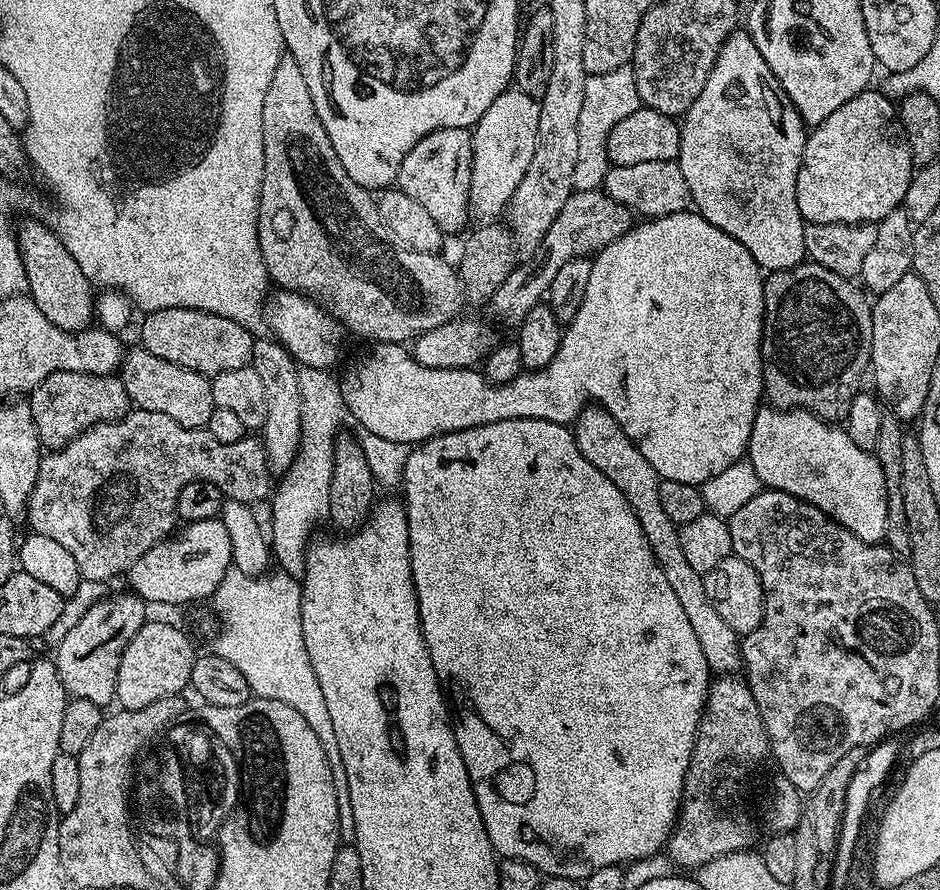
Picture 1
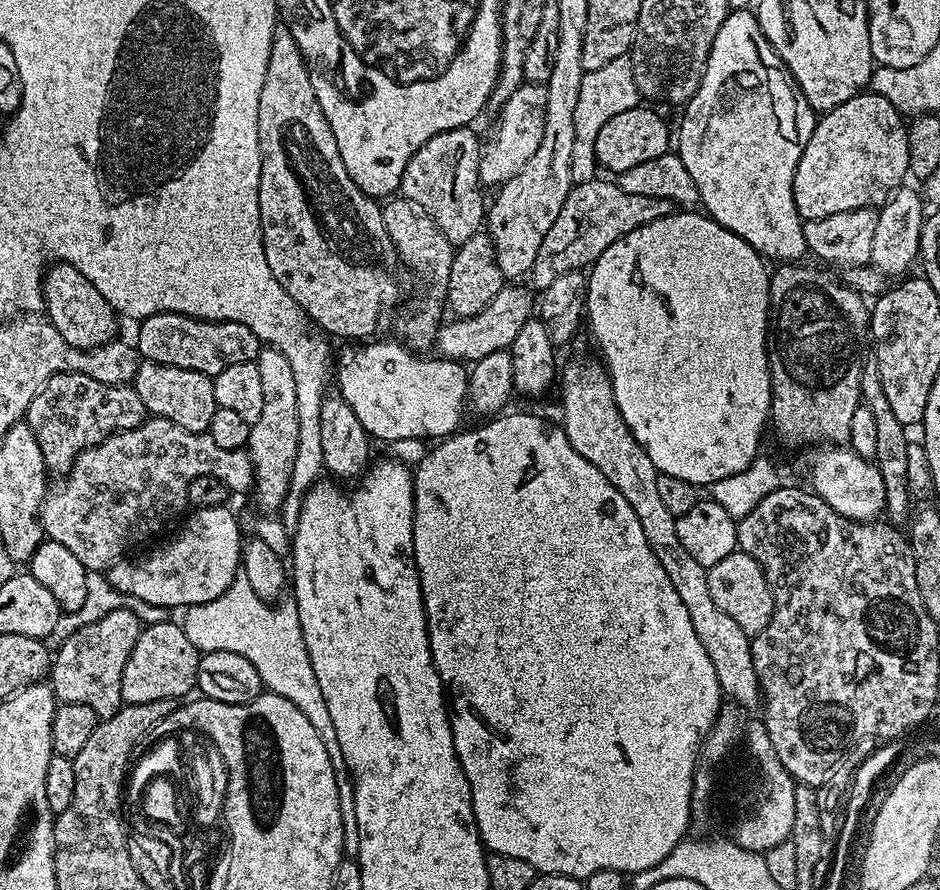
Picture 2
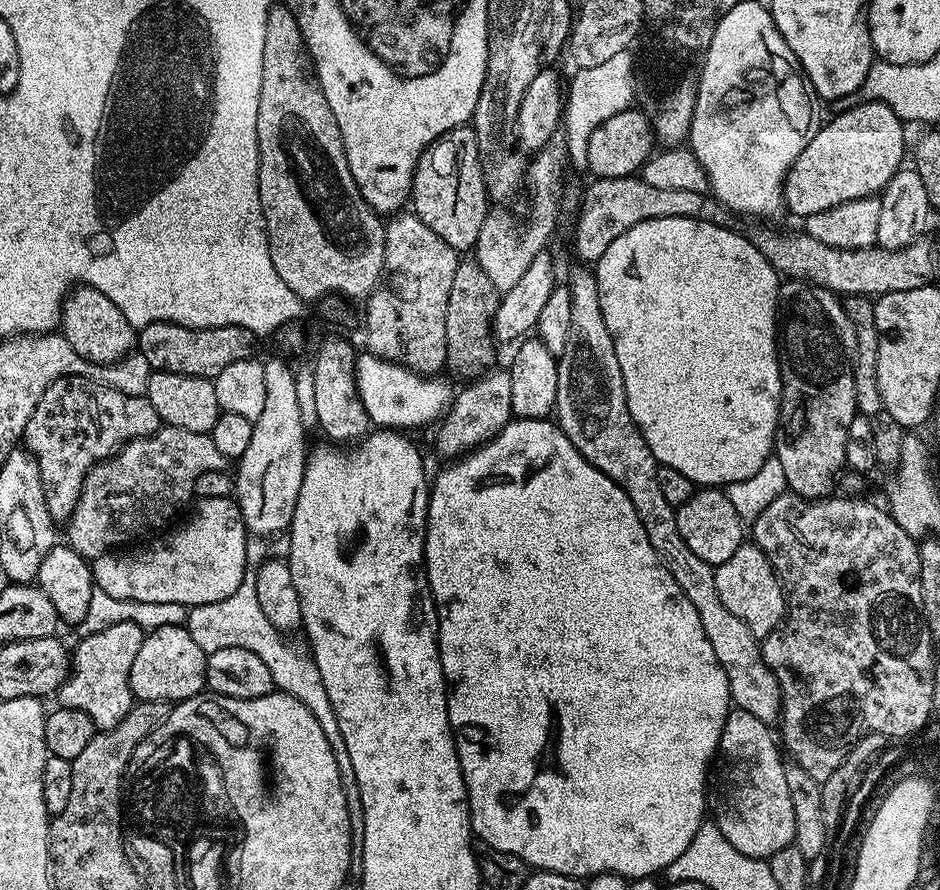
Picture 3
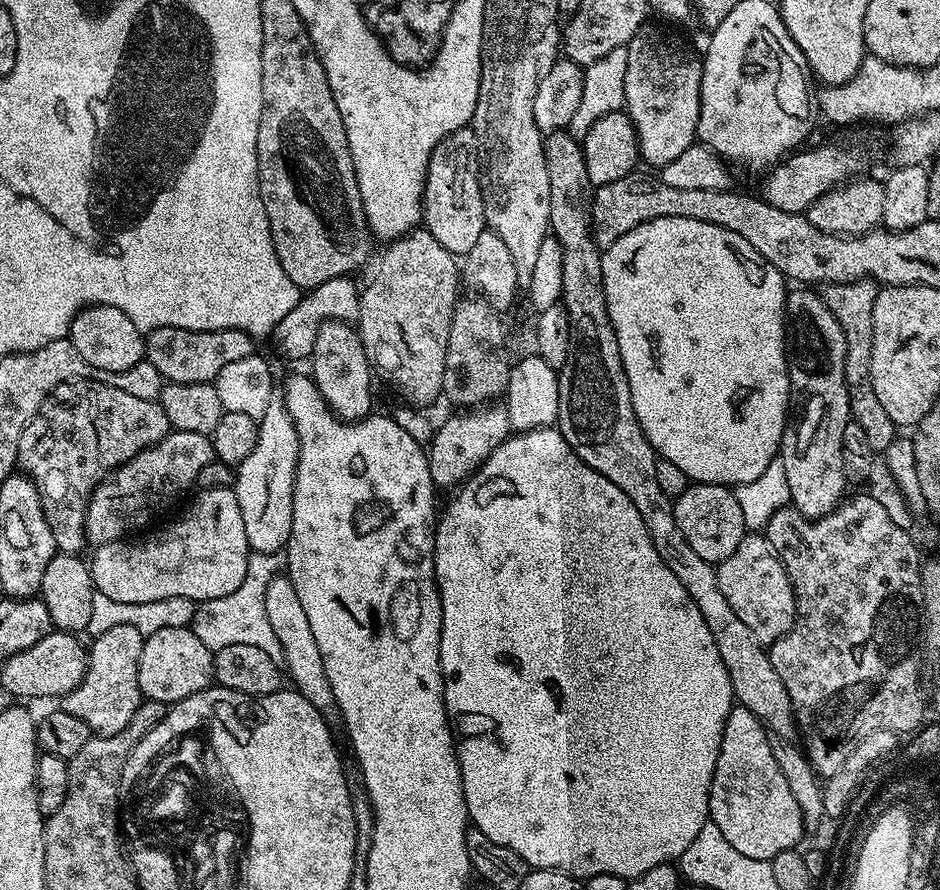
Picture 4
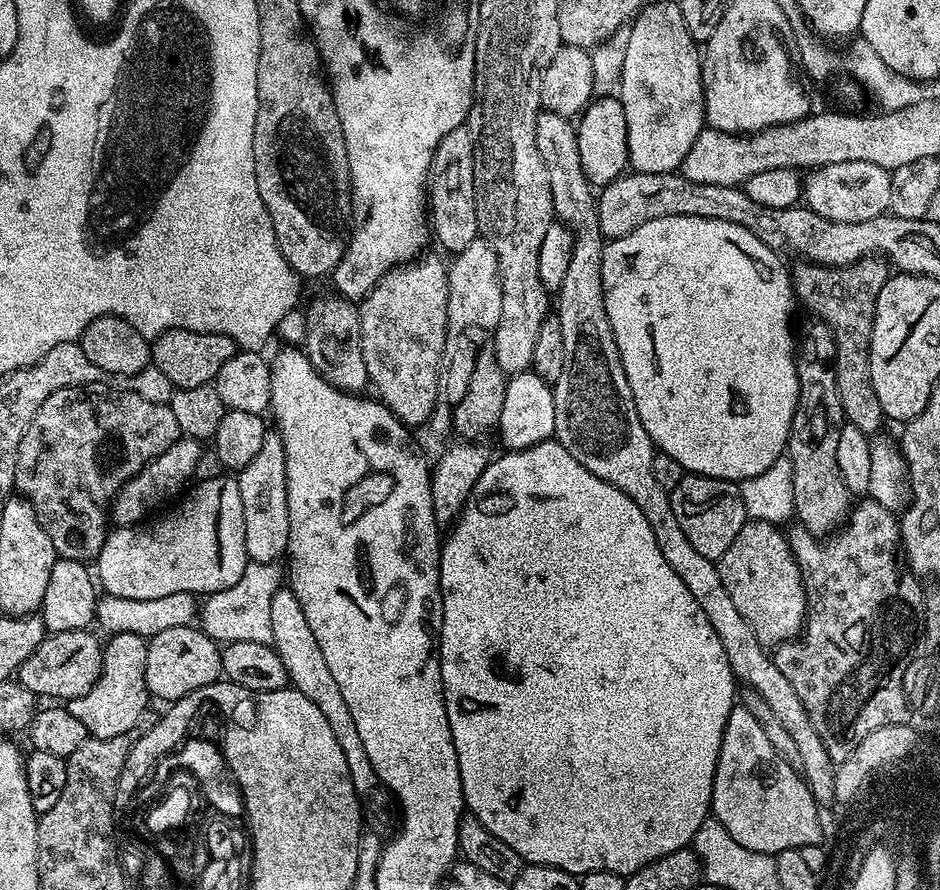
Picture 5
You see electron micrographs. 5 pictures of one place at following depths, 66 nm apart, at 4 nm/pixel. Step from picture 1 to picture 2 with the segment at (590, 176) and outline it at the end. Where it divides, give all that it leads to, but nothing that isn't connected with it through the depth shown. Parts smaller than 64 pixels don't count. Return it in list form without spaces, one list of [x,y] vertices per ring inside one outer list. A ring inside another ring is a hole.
[[[628,56],[614,58],[614,62],[606,62],[606,66],[598,66],[598,70],[584,73],[582,87],[578,93],[578,106],[574,109],[574,158],[570,162],[570,174],[573,184],[590,182],[597,179],[598,165],[594,154],[594,142],[598,133],[610,118],[622,114],[622,110],[630,110],[641,103],[642,97],[634,82],[634,70]]]

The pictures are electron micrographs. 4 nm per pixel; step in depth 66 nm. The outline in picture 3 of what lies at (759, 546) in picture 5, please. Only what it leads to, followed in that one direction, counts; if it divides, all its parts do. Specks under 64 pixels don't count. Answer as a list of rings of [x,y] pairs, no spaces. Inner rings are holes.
[[[751,542],[740,545],[726,562],[715,565],[718,598],[722,598],[726,610],[735,614],[750,626],[750,634],[757,638],[769,636],[773,630],[780,627],[786,619],[786,601],[784,587],[772,568],[772,563],[762,554],[762,550]]]

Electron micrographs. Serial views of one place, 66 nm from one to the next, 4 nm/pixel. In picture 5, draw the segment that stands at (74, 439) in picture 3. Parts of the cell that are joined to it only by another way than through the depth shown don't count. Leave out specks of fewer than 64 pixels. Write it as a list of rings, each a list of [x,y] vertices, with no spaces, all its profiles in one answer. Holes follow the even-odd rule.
[[[90,384],[87,388],[63,388],[50,394],[50,398],[38,406],[34,418],[22,434],[14,488],[28,500],[38,522],[50,536],[59,559],[92,562],[104,545],[104,516],[106,520],[116,491],[181,436],[178,421],[168,404],[146,402],[146,398],[138,394],[101,384]]]

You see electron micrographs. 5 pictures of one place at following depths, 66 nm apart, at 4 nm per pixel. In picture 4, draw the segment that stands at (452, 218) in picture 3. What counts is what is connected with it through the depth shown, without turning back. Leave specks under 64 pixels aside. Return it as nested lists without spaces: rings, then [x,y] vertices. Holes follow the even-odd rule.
[[[471,126],[452,132],[433,150],[424,183],[422,224],[434,242],[446,246],[446,250],[457,258],[467,256],[474,242],[478,242],[478,234],[486,230],[480,193],[480,159]]]

